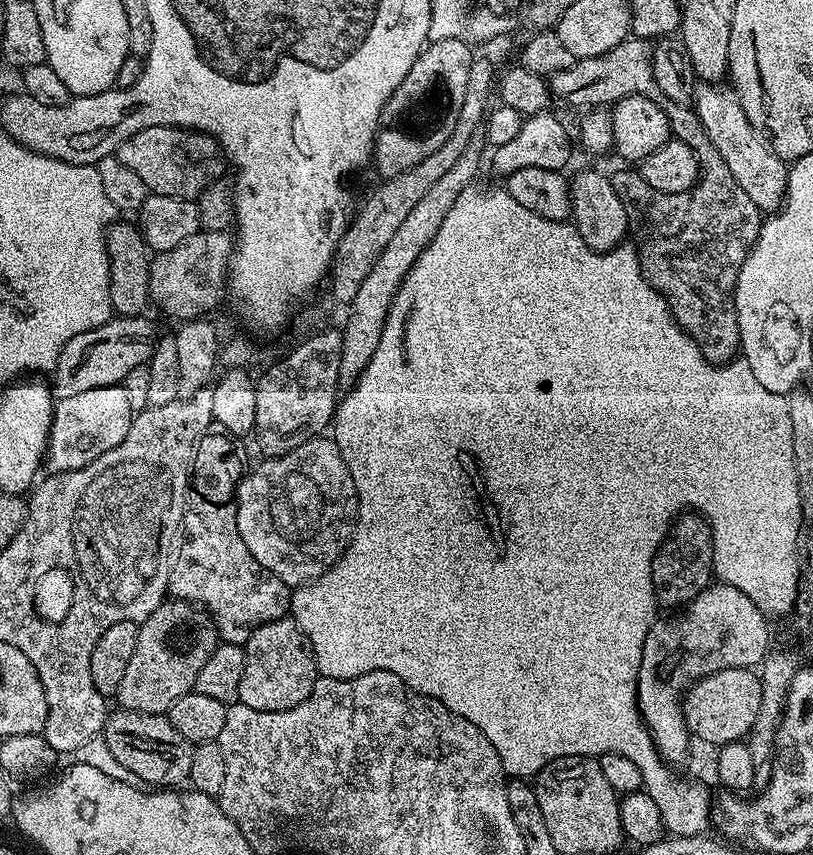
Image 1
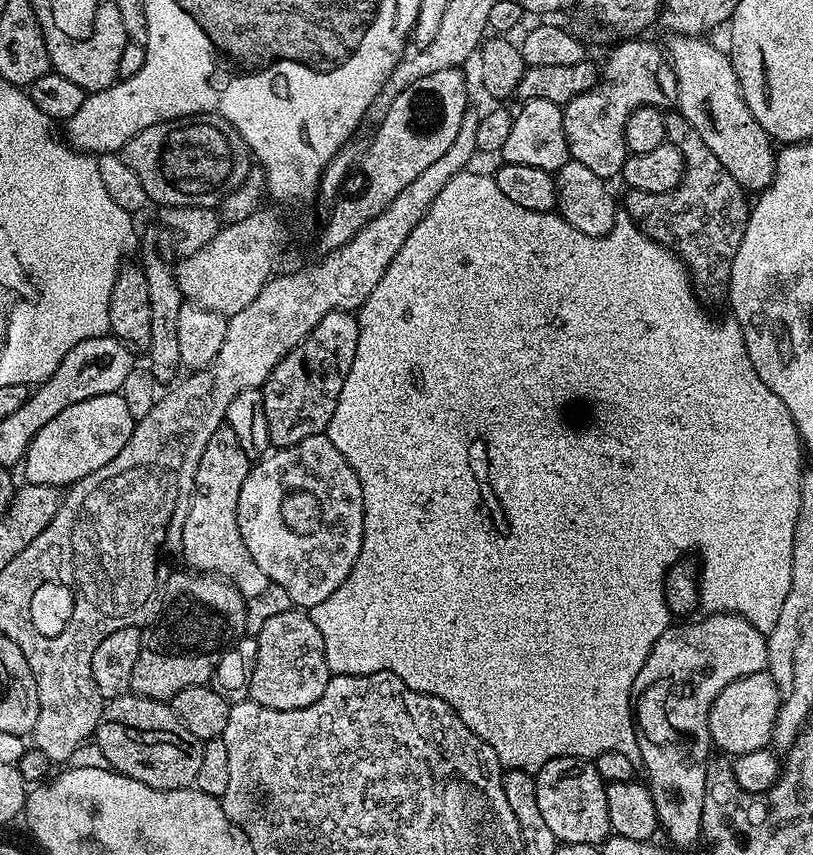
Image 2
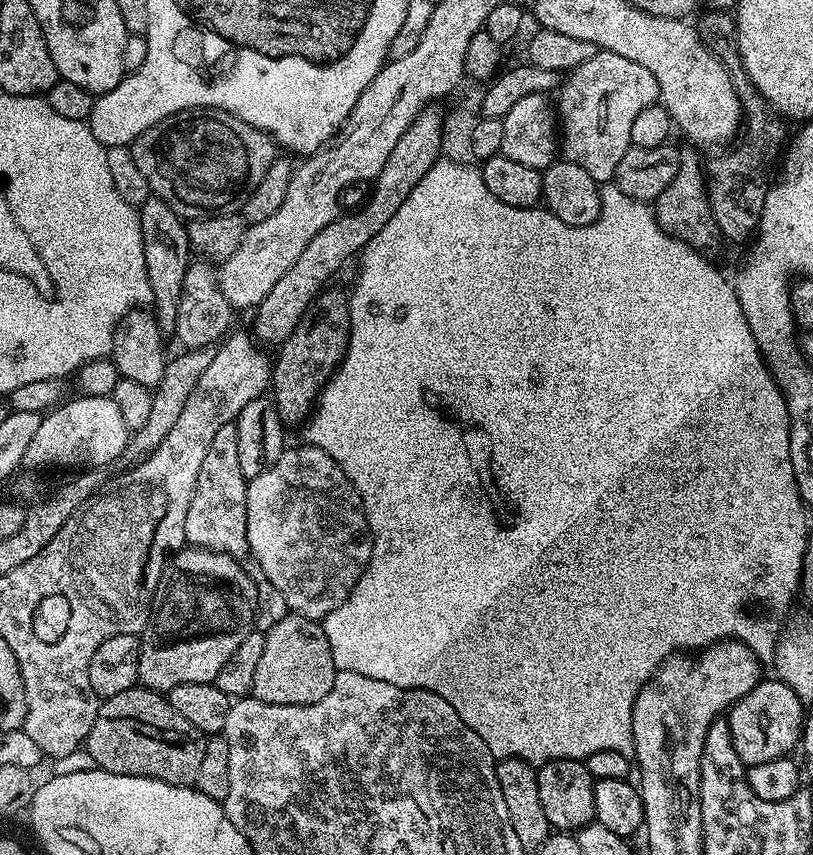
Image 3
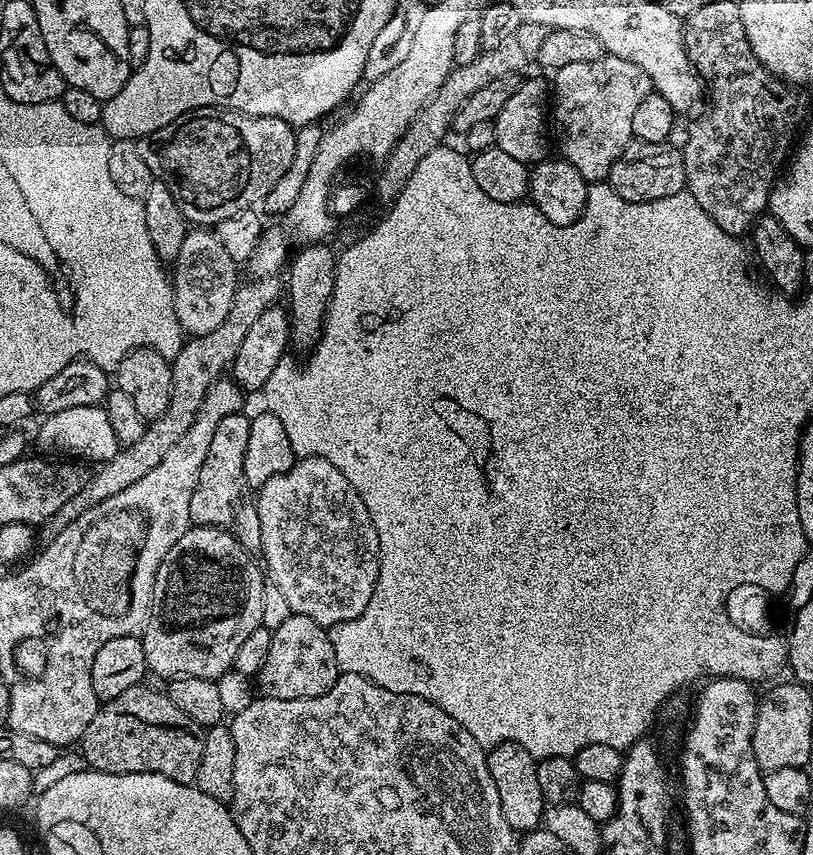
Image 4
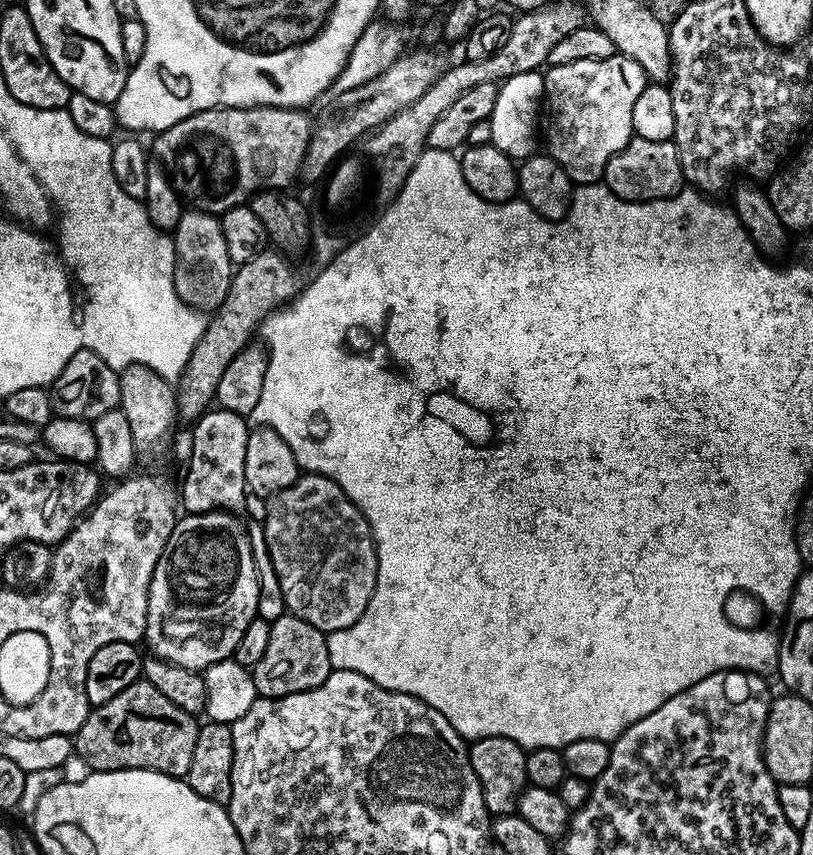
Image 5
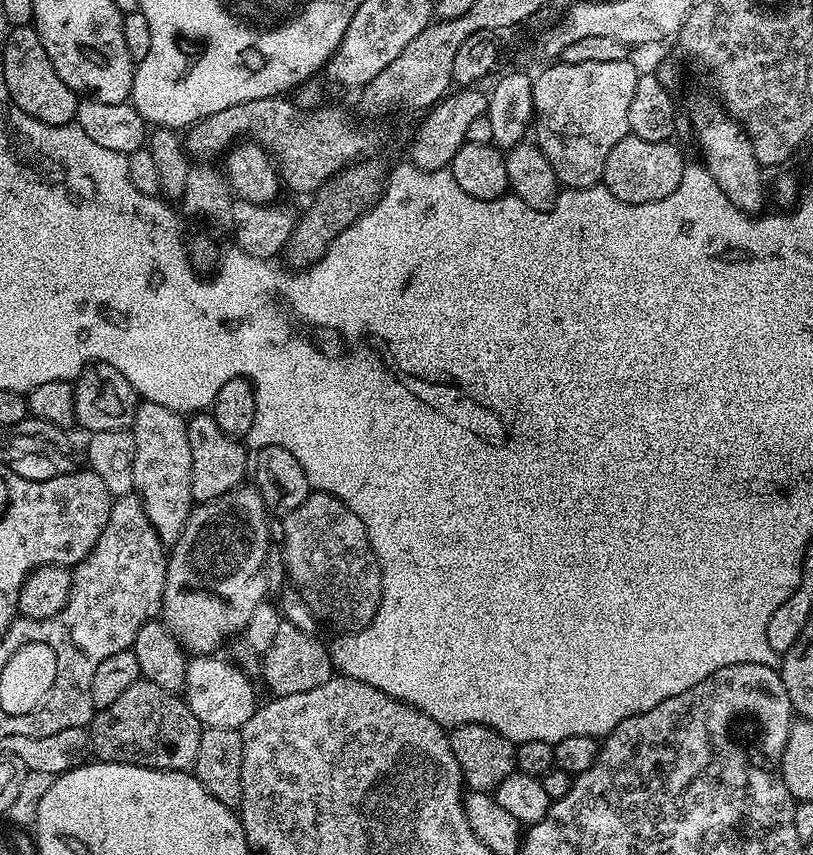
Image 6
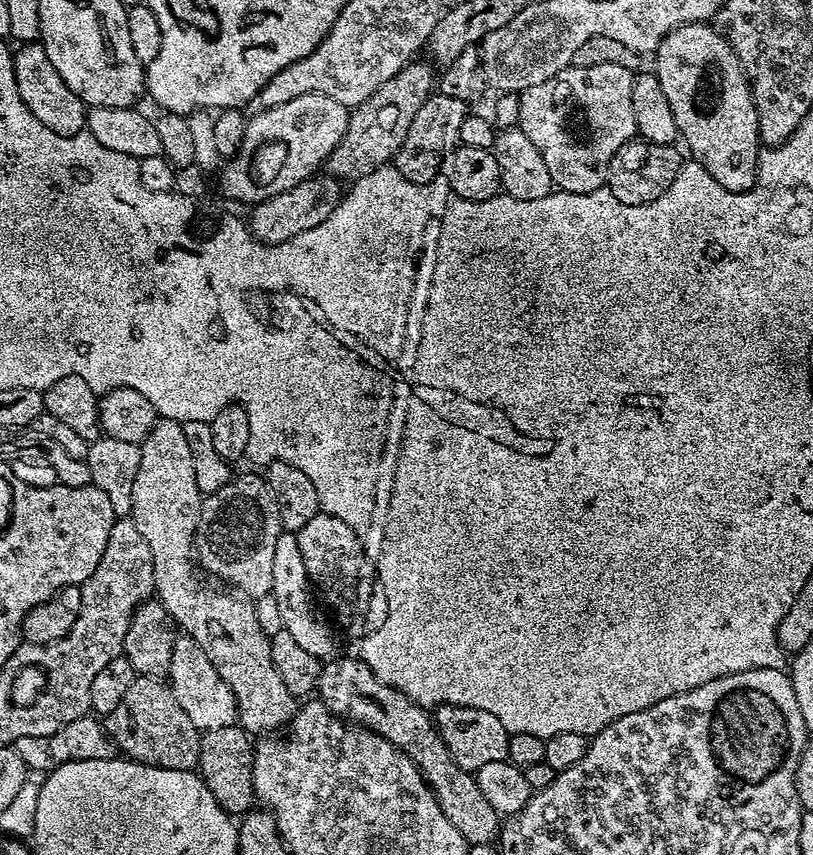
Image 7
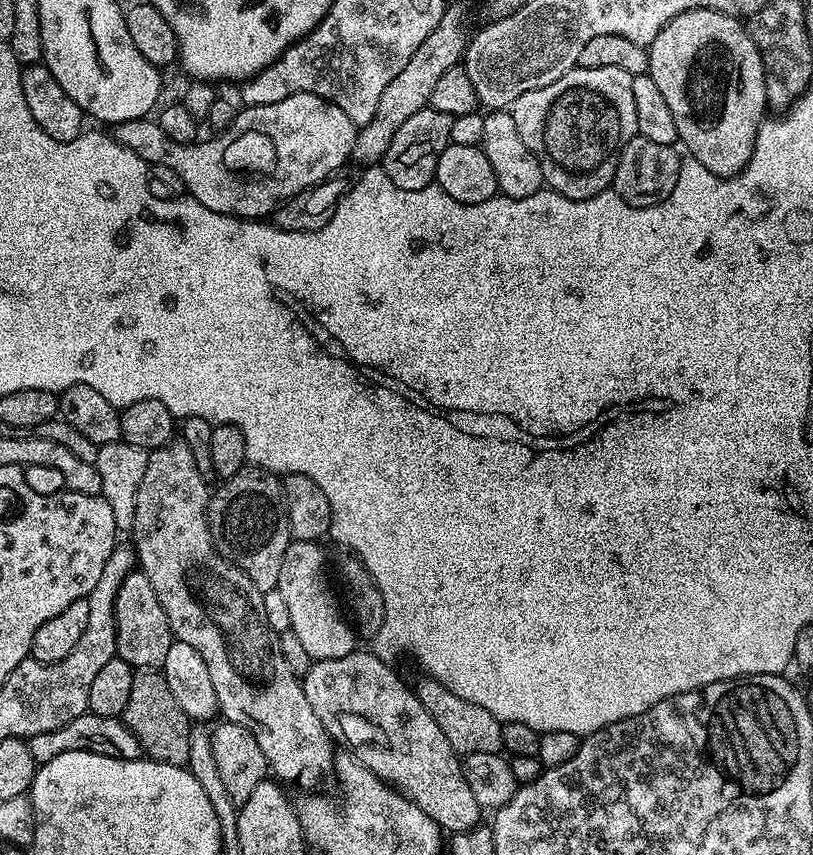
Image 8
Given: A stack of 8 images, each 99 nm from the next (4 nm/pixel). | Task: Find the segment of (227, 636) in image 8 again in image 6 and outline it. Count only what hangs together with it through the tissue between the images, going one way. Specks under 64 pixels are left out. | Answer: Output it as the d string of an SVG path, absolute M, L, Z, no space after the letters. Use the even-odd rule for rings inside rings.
M144 400L136 405L130 431L134 438L132 487L161 543L171 546L180 536L180 531L184 529L184 523L188 521L188 515L194 507L190 490L192 459L185 417L166 406L158 406L158 402Z

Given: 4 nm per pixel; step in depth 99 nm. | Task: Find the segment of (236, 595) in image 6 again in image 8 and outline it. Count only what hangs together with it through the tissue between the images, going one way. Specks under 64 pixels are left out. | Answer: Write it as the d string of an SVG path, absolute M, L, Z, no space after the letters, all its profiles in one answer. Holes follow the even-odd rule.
M245 466L219 486L208 501L208 529L214 546L231 564L238 565L260 592L269 592L276 587L283 554L293 541L281 477L265 468Z

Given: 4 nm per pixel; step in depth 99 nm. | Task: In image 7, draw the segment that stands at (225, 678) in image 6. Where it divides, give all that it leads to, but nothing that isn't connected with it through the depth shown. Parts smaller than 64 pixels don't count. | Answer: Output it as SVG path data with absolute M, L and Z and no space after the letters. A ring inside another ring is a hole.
M177 637L166 680L178 706L182 707L189 715L190 722L201 732L218 730L237 723L237 703L233 691L222 681L222 676L214 669L206 652L193 639Z

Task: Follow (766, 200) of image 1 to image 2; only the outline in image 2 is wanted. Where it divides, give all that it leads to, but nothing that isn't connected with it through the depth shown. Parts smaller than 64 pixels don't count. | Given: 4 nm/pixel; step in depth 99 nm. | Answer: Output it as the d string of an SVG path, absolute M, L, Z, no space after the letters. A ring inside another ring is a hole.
M672 36L666 44L666 55L672 61L672 69L678 82L678 98L675 107L698 130L698 135L710 146L710 150L730 174L744 188L745 193L759 194L770 186L770 182L776 173L776 152L771 136L758 126L754 114L750 114L750 106L746 106L746 98L742 98L742 90L738 82L738 74L734 74L732 57L727 51L715 48L708 38L698 36Z

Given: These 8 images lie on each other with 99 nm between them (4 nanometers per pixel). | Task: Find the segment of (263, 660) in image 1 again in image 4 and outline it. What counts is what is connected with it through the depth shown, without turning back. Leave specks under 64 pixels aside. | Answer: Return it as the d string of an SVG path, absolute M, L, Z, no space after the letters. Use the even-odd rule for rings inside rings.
M290 614L282 626L272 629L270 654L266 654L266 662L262 662L258 673L258 688L267 698L279 700L297 700L298 698L314 698L326 694L334 686L334 682L341 675L338 666L338 656L334 654L334 646L330 642L328 632L318 622L305 616Z

